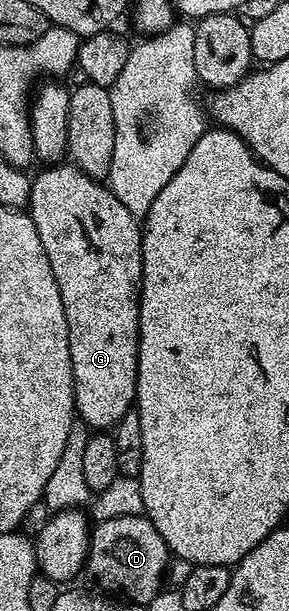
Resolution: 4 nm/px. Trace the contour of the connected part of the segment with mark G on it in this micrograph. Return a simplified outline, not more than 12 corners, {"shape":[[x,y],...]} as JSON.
{"shape":[[32,176],[75,411],[137,397],[141,233],[102,180]]}

